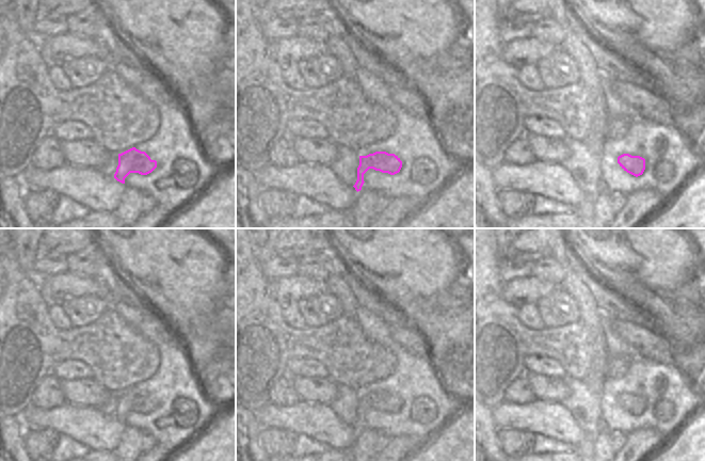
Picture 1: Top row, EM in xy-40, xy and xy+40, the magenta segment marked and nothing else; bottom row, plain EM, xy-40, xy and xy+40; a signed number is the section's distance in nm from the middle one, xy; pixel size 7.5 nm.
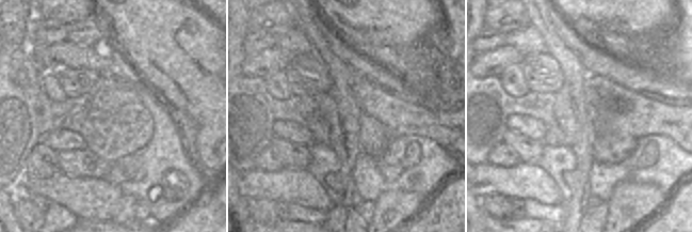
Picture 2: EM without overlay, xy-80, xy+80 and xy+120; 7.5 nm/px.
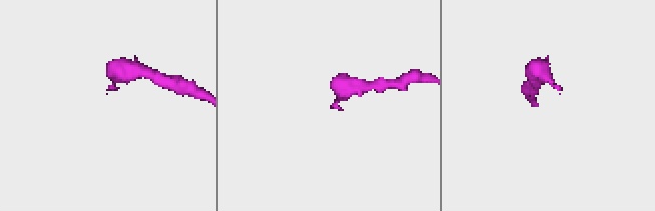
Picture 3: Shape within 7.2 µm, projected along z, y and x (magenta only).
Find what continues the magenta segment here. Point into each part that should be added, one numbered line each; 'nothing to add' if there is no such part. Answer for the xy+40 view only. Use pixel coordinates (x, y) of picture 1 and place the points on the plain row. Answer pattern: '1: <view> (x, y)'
nothing to add

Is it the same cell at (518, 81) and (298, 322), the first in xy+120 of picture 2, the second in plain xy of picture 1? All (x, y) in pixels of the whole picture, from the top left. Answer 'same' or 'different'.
same

